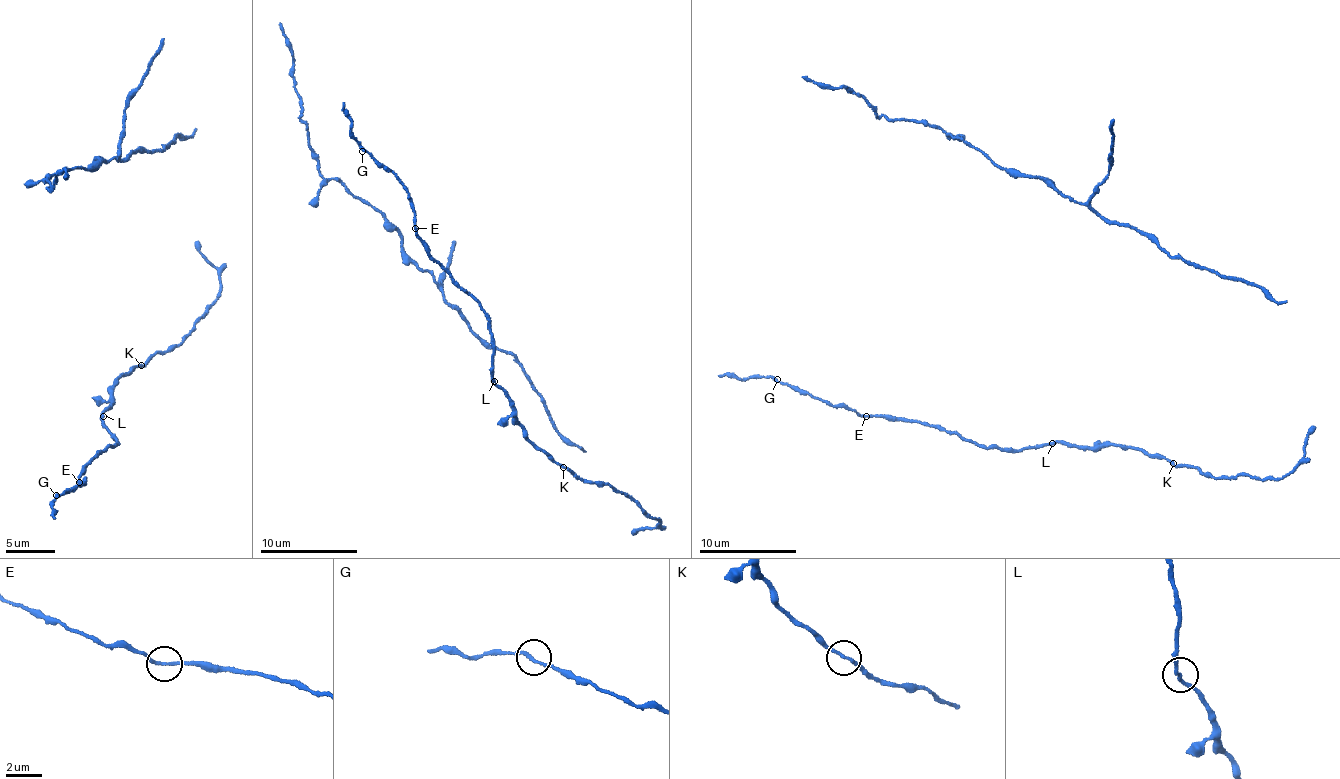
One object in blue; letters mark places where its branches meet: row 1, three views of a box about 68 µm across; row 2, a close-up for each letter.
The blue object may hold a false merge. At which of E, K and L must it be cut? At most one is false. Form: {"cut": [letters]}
{"cut": []}

